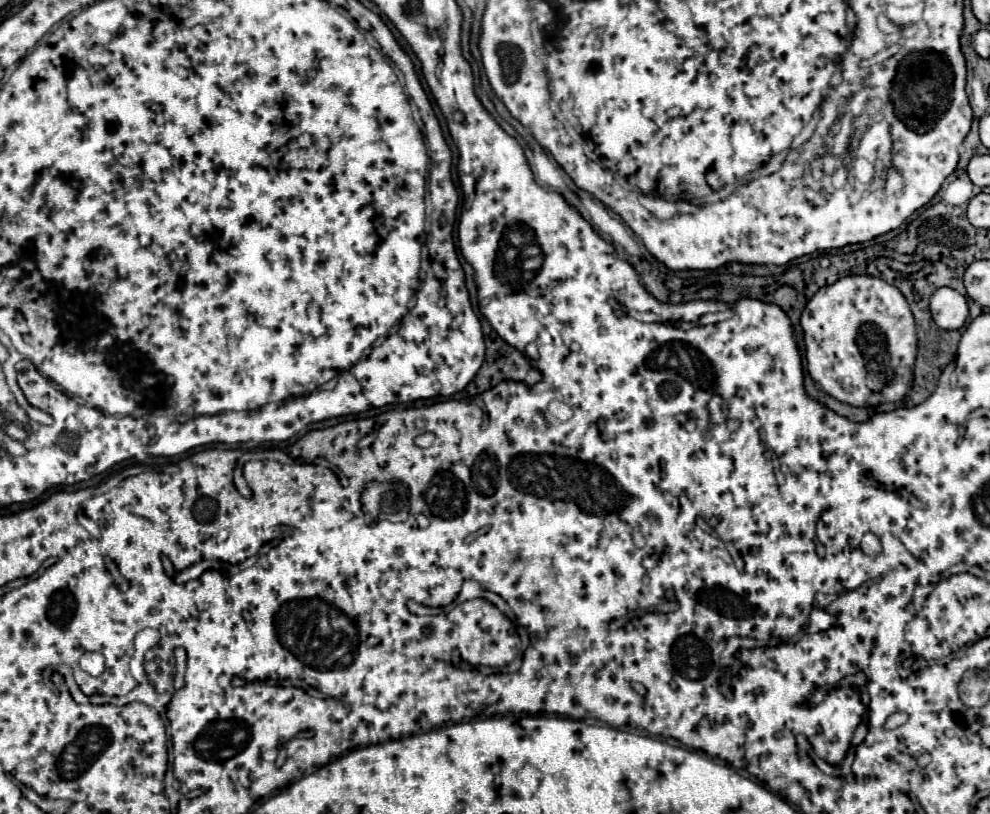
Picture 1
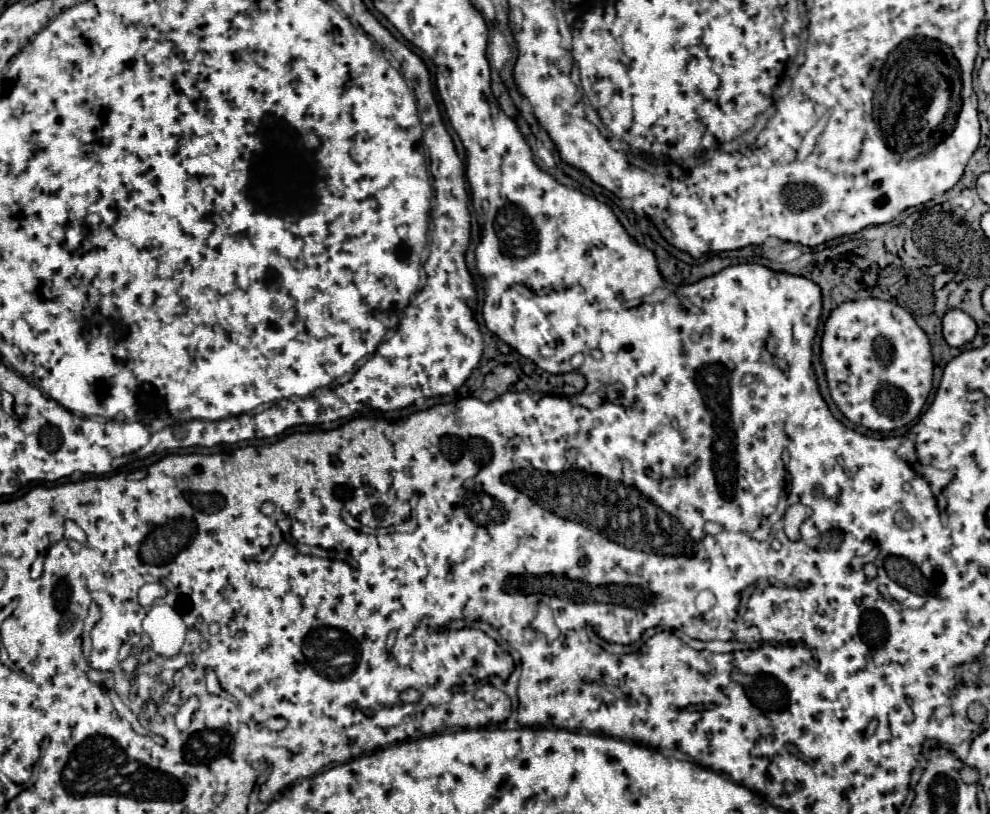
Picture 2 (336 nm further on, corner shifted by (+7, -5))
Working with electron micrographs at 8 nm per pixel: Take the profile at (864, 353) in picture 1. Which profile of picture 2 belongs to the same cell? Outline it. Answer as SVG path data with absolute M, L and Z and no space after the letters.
M878 298L844 302L832 310L822 336L822 364L826 368L830 394L840 412L850 422L870 430L890 432L910 424L920 416L932 390L934 360L926 332L916 324L916 320L912 320L910 312L904 312L898 304Z

